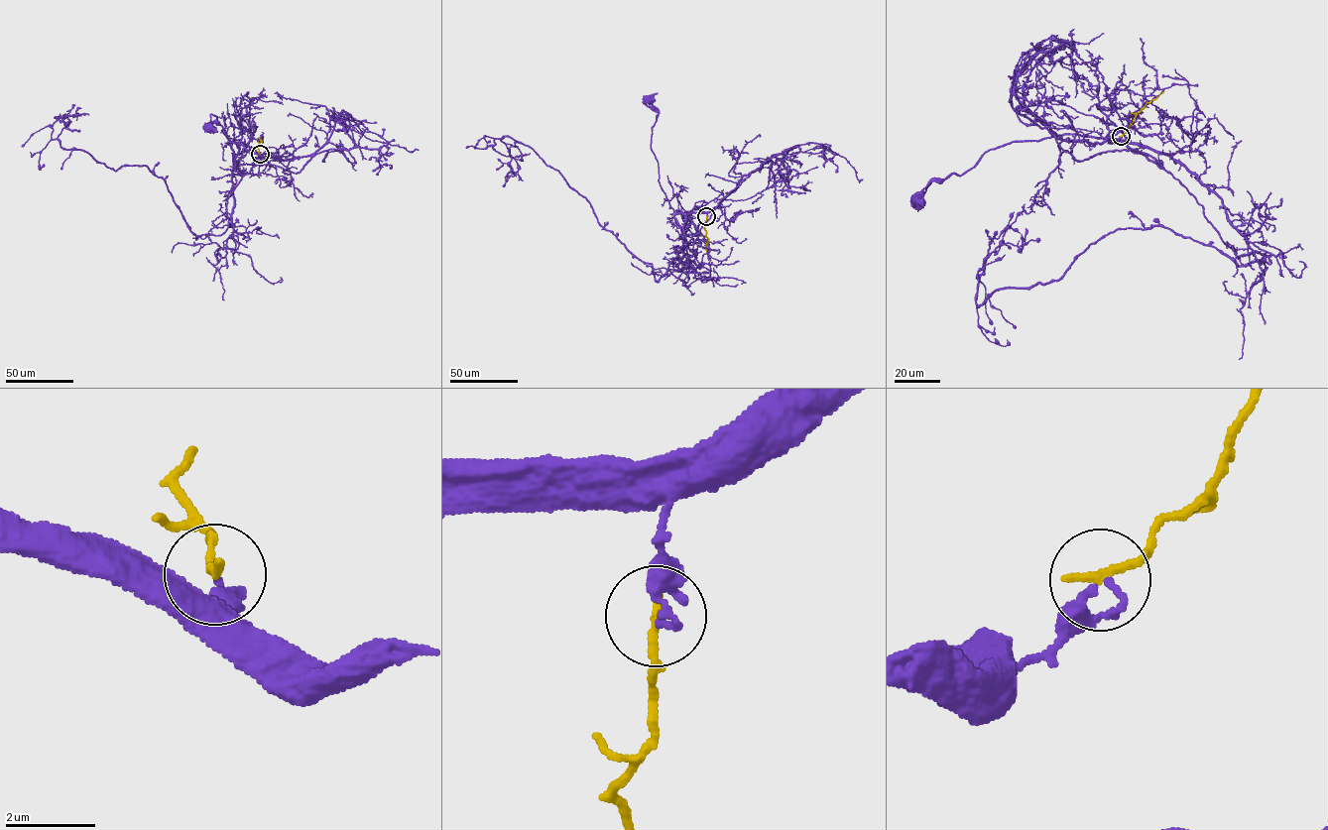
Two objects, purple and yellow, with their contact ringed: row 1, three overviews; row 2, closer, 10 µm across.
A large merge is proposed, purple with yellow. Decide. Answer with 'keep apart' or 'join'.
keep apart

